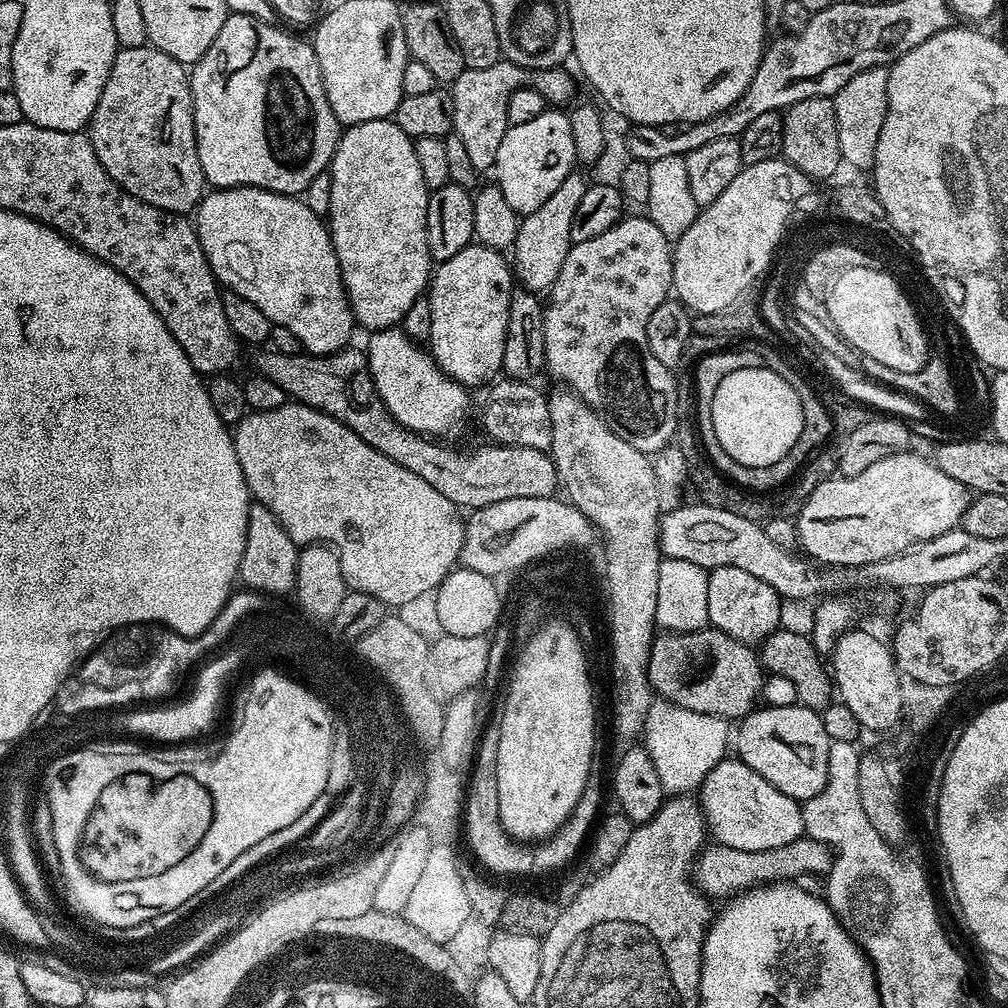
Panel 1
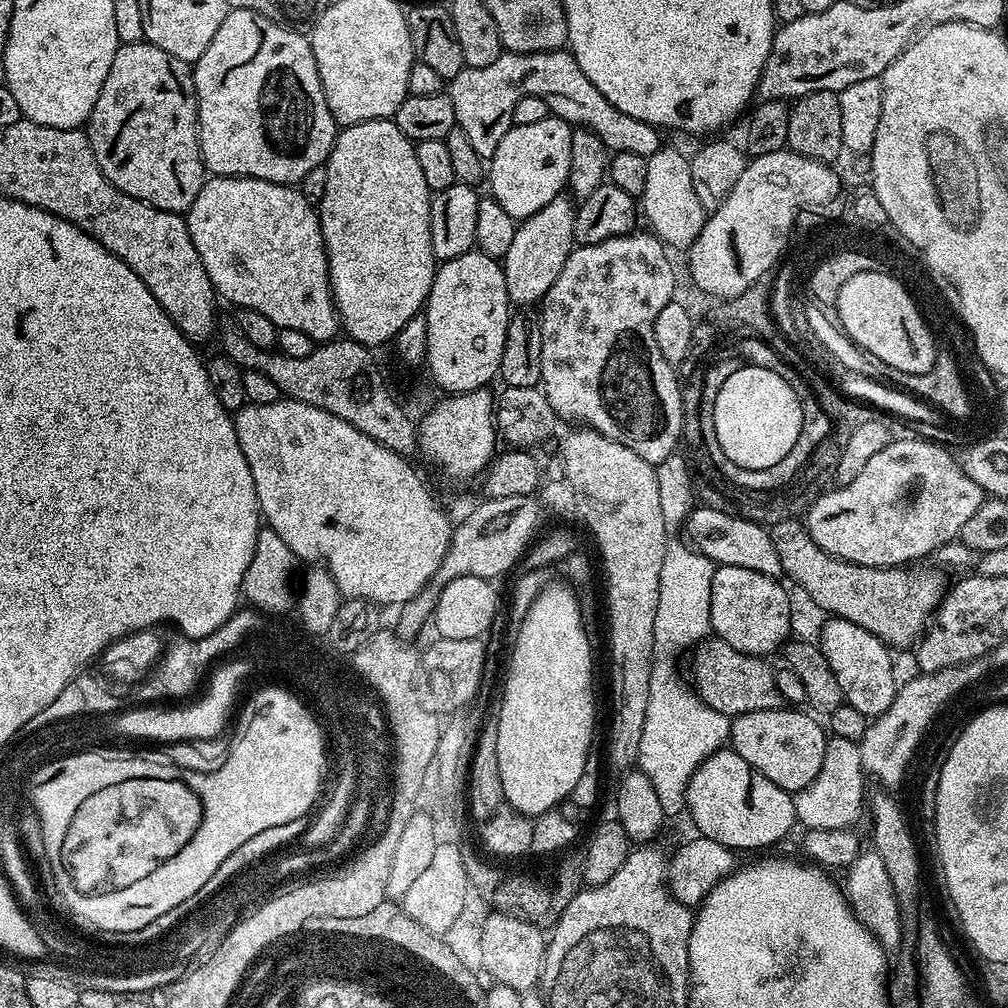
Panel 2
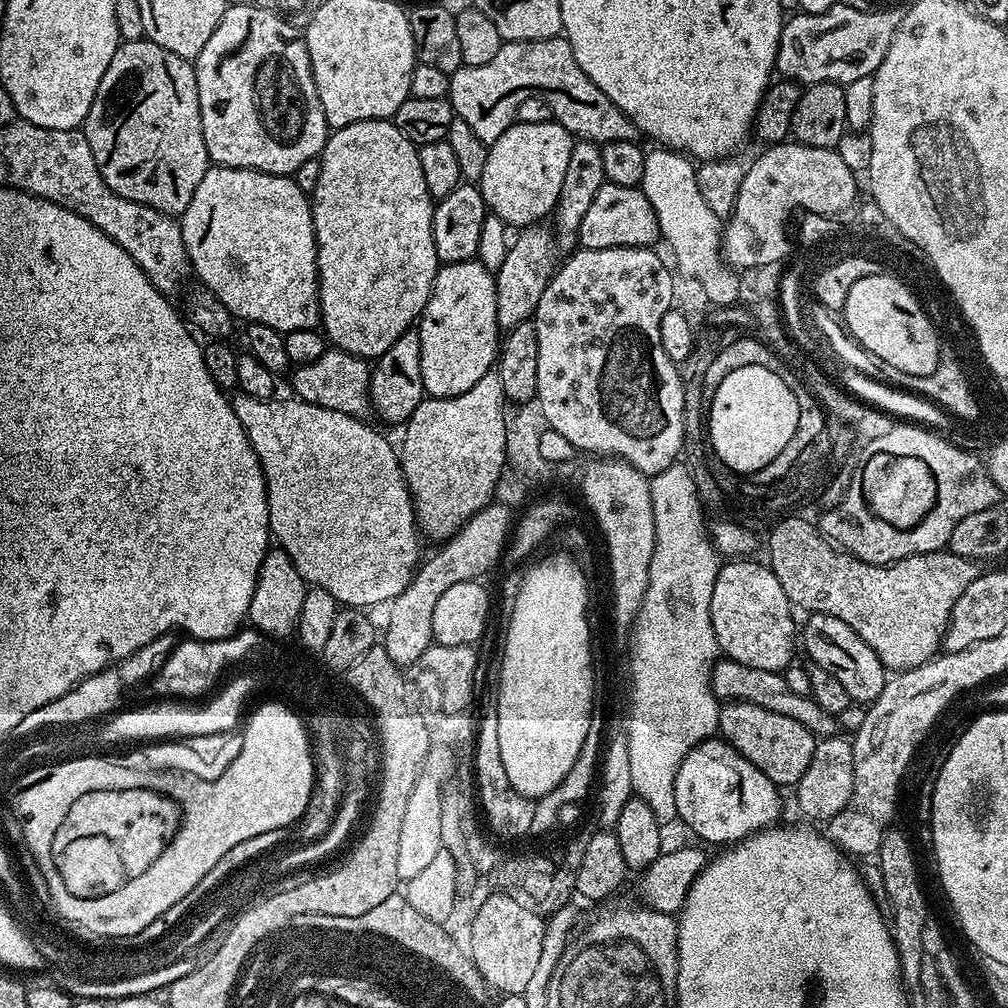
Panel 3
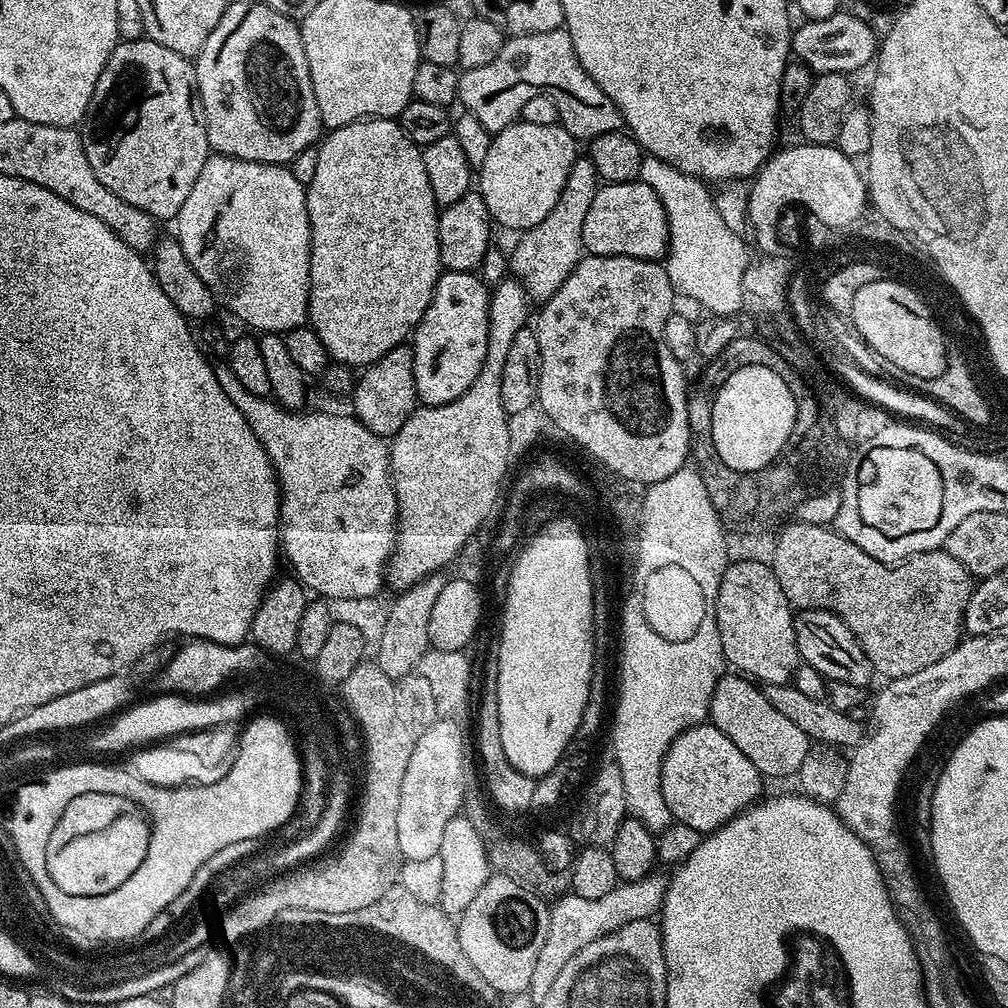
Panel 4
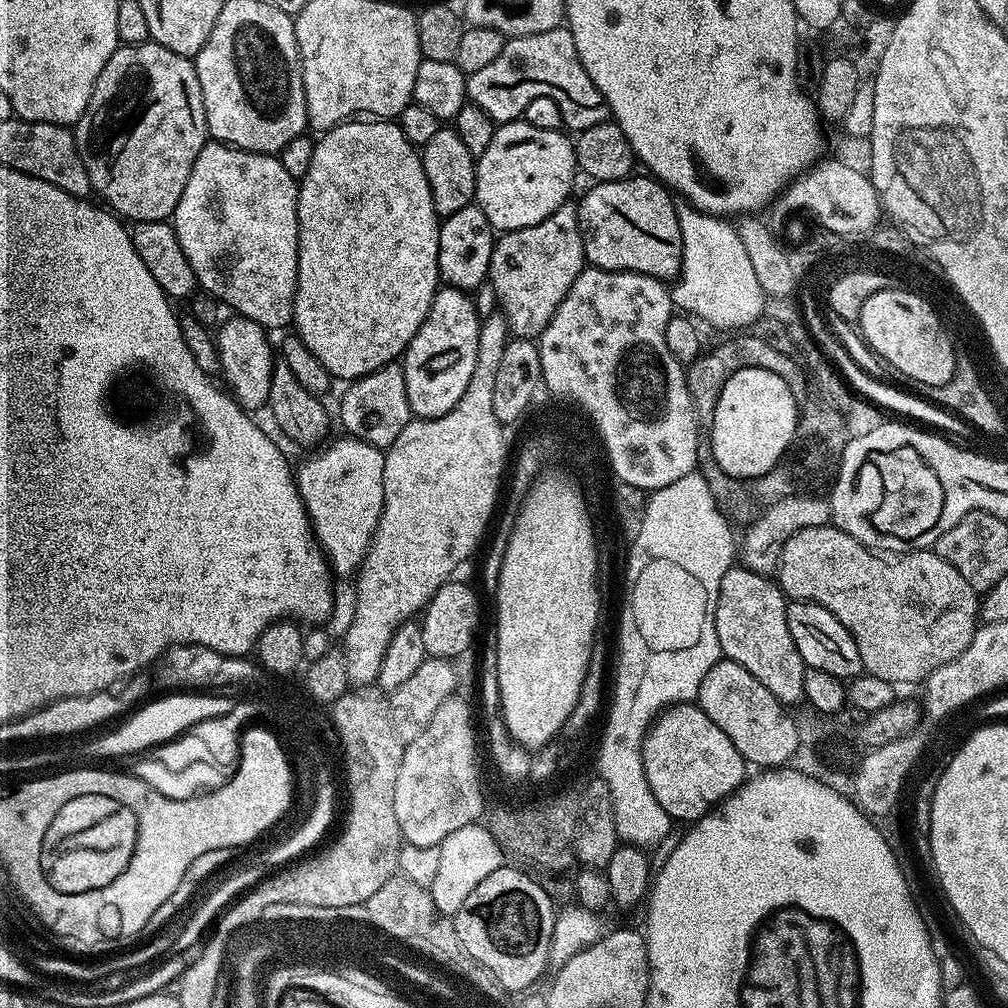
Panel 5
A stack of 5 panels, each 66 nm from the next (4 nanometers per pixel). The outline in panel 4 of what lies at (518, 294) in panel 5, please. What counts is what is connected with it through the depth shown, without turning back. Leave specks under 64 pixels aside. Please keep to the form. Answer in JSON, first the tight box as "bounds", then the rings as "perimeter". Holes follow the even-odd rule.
{"bounds":[508,155,597,302],"perimeter":[[[577,155],[554,210],[550,210],[550,214],[546,214],[546,218],[538,222],[536,228],[527,229],[521,235],[524,237],[513,246],[512,257],[508,260],[508,268],[512,271],[509,273],[527,290],[529,301],[545,302],[552,297],[585,255],[582,222],[590,211],[590,202],[594,202],[597,187],[594,162],[587,155]]]}

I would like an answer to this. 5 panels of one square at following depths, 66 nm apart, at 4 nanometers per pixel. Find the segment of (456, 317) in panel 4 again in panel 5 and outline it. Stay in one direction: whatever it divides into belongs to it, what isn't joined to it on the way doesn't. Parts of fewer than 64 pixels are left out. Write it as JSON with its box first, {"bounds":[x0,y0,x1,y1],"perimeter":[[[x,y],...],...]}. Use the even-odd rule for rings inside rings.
{"bounds":[402,287,481,420],"perimeter":[[[437,287],[436,297],[422,322],[418,334],[410,338],[408,349],[402,357],[402,367],[406,378],[406,398],[410,402],[413,417],[421,420],[438,418],[456,408],[456,404],[466,394],[472,381],[474,366],[478,362],[478,342],[480,341],[481,313],[476,313],[476,304],[463,288]]]}

